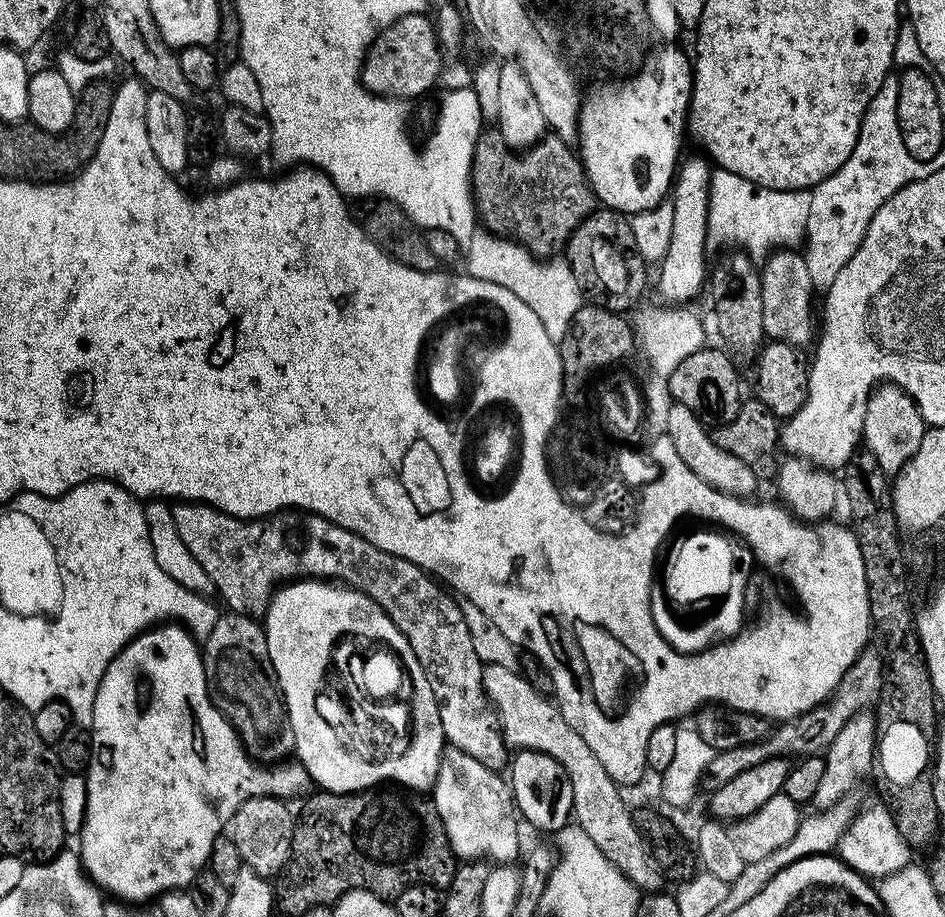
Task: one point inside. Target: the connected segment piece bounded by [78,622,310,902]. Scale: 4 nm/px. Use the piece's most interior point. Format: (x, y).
(168, 772)

